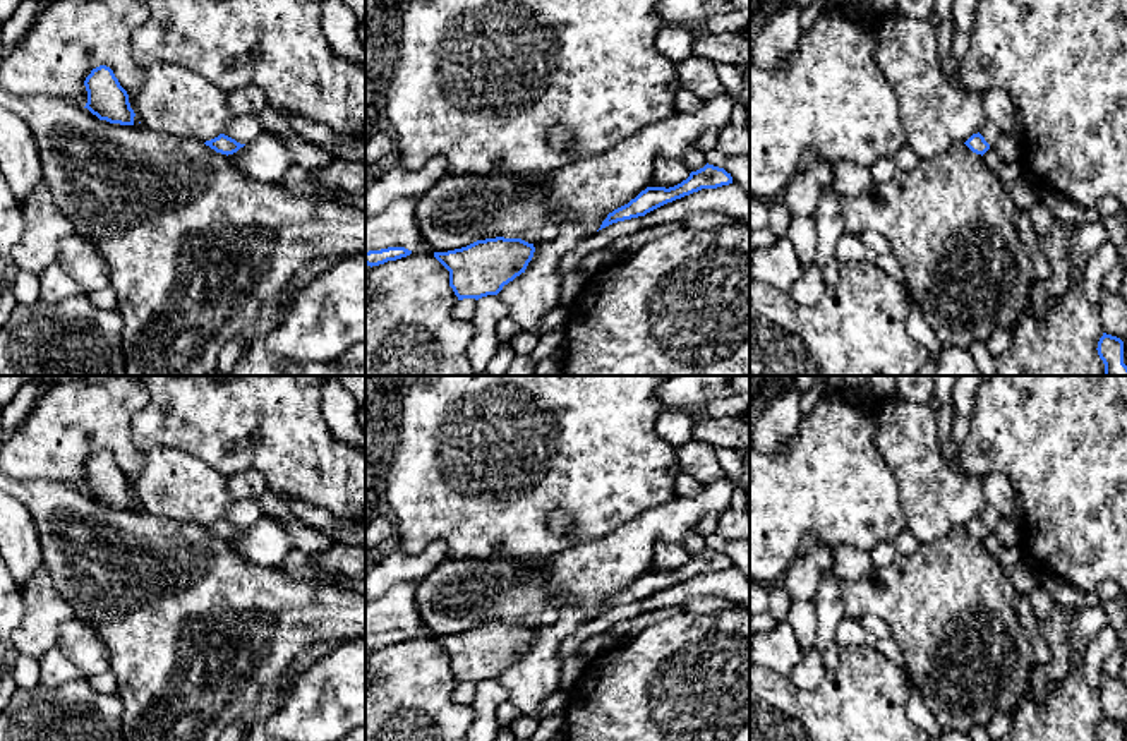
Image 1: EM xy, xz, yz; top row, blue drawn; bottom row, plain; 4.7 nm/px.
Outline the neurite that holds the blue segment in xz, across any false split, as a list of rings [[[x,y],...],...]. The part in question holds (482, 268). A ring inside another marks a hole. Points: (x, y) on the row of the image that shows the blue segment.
[[[485,238],[467,247],[434,252],[449,271],[449,286],[458,300],[497,295],[504,285],[525,273],[535,252],[521,238]]]

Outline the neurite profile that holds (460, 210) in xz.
[[[446,175],[419,196],[417,220],[420,237],[432,252],[448,252],[485,238],[521,238],[528,244],[547,240],[561,220],[571,220],[564,209],[551,213],[547,208],[551,178],[542,182],[504,175]]]

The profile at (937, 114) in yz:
[[[899,9],[877,15],[878,46],[873,57],[899,99],[906,144],[919,160],[931,160],[978,134],[986,120],[981,91],[959,87],[945,77],[935,27],[926,19],[909,17]]]

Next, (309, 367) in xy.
[[[334,362],[288,364],[283,376],[365,376],[365,365],[338,365]]]

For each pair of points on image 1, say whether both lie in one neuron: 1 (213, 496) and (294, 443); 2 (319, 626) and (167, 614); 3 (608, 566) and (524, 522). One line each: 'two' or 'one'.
1: two
2: one
3: two

